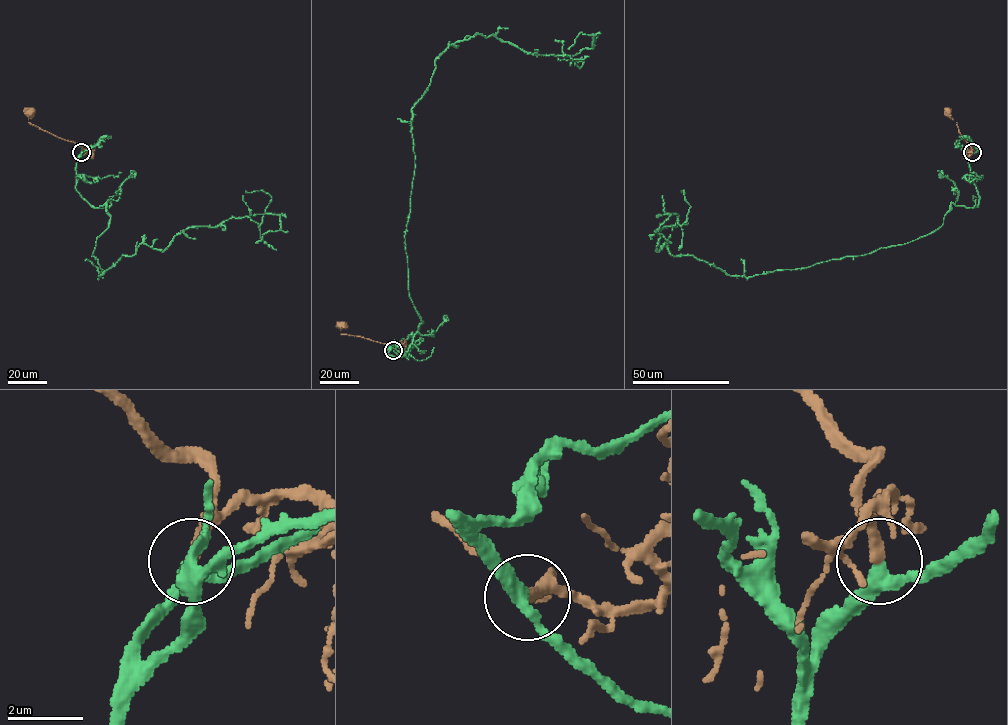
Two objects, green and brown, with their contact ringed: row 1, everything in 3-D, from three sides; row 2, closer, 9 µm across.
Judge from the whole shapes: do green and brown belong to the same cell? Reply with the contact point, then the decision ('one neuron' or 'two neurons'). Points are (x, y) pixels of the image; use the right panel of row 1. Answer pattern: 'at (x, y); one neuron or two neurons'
at (972, 152); one neuron

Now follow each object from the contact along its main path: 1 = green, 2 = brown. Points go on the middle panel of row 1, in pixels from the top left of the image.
1: (393, 350), (423, 322), (405, 239), (412, 108), (435, 60), (477, 34), (545, 55), (593, 35), (568, 49)
2: (393, 350), (358, 336), (341, 334), (342, 325)

